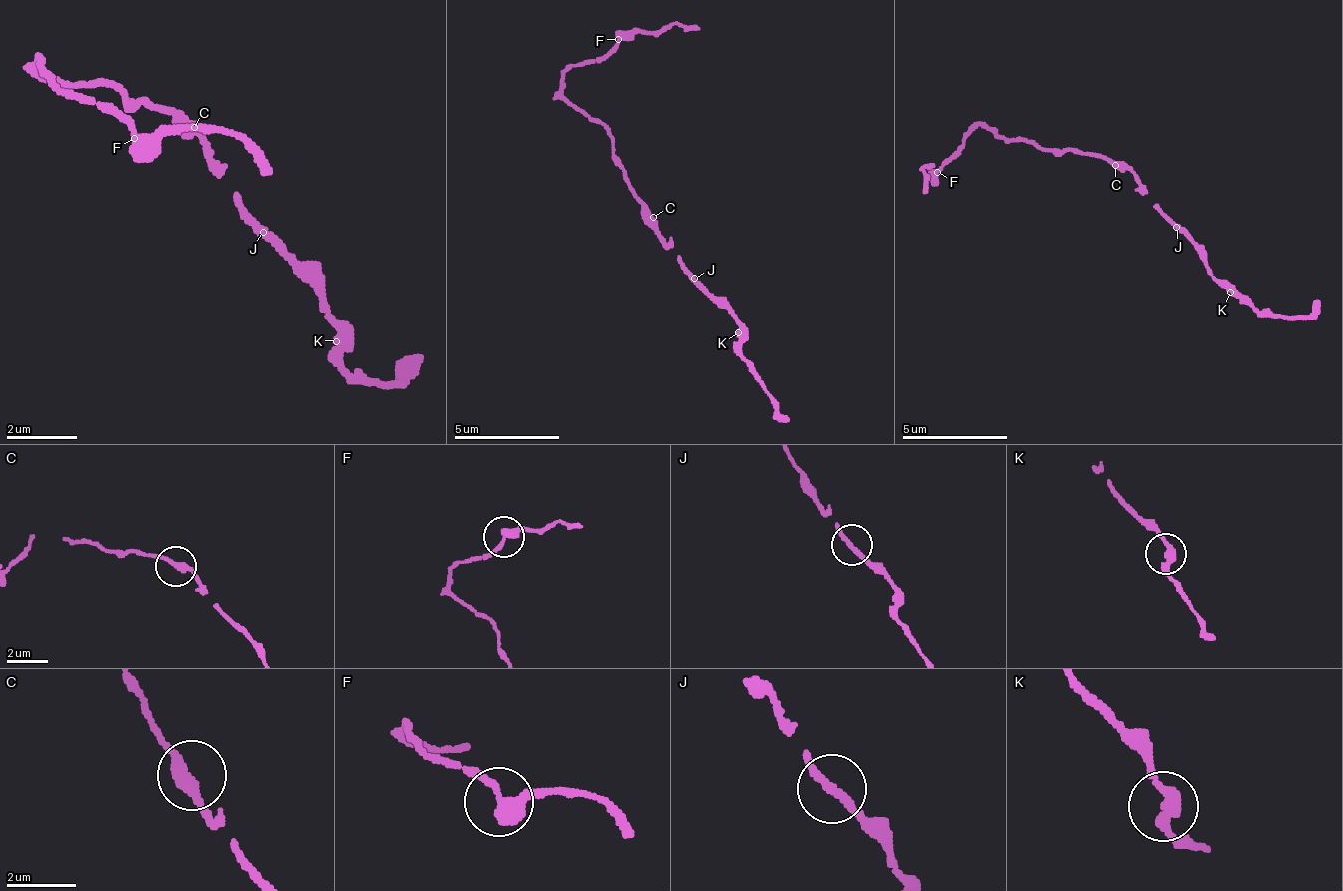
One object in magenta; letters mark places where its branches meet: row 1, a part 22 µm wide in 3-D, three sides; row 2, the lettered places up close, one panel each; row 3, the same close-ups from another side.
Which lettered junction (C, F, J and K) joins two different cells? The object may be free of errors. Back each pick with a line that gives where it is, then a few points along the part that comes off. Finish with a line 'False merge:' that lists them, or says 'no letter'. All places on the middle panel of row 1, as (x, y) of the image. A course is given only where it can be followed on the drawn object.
F: (618, 39) | (617, 38), (669, 27), (701, 27)
False merge: F

